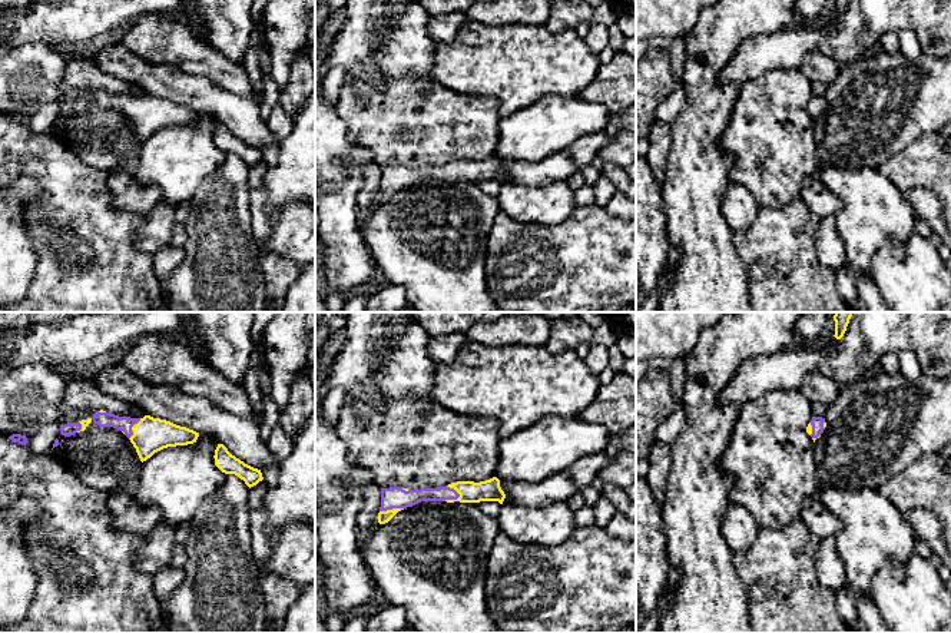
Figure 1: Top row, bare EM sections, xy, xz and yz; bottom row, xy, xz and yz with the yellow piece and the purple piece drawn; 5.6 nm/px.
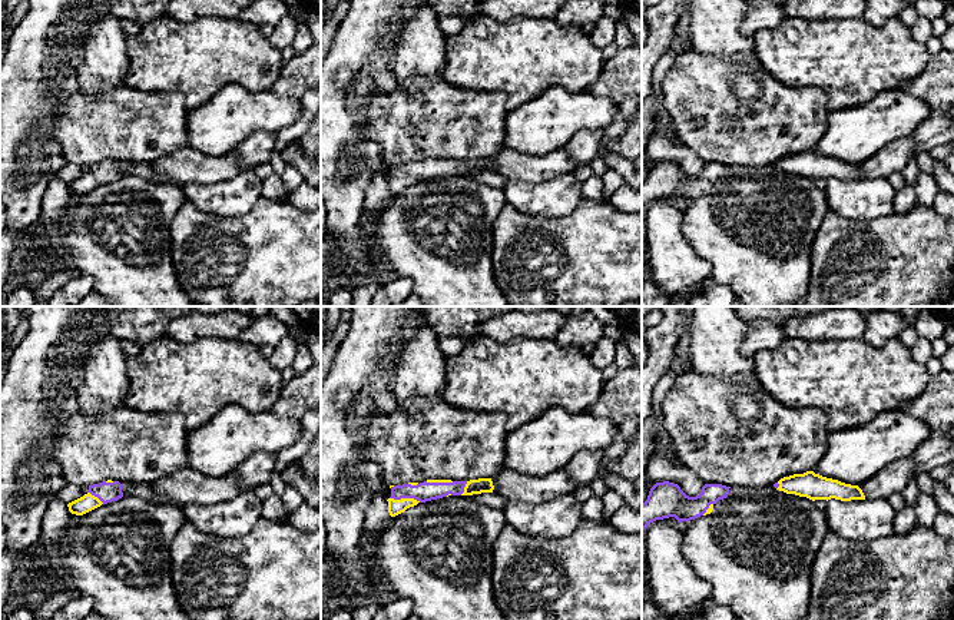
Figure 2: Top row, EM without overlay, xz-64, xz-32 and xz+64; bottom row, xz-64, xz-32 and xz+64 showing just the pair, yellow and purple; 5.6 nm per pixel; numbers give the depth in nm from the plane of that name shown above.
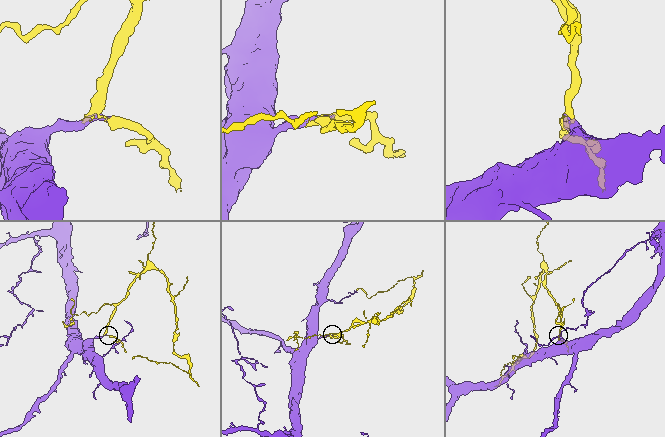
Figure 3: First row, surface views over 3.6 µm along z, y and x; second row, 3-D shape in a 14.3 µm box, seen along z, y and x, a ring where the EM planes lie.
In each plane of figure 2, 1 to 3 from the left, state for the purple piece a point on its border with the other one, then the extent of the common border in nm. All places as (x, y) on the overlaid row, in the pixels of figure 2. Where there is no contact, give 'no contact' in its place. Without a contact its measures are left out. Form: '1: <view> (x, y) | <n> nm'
1: xz-64 (96, 497) | 120 nm
2: xz-32 (406, 499) | 180 nm
3: xz+64 (708, 509) | 90 nm

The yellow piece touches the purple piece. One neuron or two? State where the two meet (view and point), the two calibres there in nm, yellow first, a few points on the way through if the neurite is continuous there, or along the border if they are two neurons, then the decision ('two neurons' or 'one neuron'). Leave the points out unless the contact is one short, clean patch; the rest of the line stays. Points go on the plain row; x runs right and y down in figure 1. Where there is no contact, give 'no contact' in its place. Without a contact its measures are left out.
contact xz (453, 166); calibres 120 and 90 nm; one neuron

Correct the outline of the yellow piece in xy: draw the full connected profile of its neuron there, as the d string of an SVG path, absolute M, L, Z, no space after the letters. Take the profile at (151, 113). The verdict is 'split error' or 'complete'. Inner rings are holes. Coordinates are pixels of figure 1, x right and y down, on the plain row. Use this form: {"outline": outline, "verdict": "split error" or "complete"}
{"outline": "M100 89L93 93L93 102L120 109L136 127L142 142L163 127L193 123L199 116L193 109L150 95L130 97Z", "verdict": "split error"}

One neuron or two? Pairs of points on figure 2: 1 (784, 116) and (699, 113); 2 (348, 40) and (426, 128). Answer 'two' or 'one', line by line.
1: one
2: two

